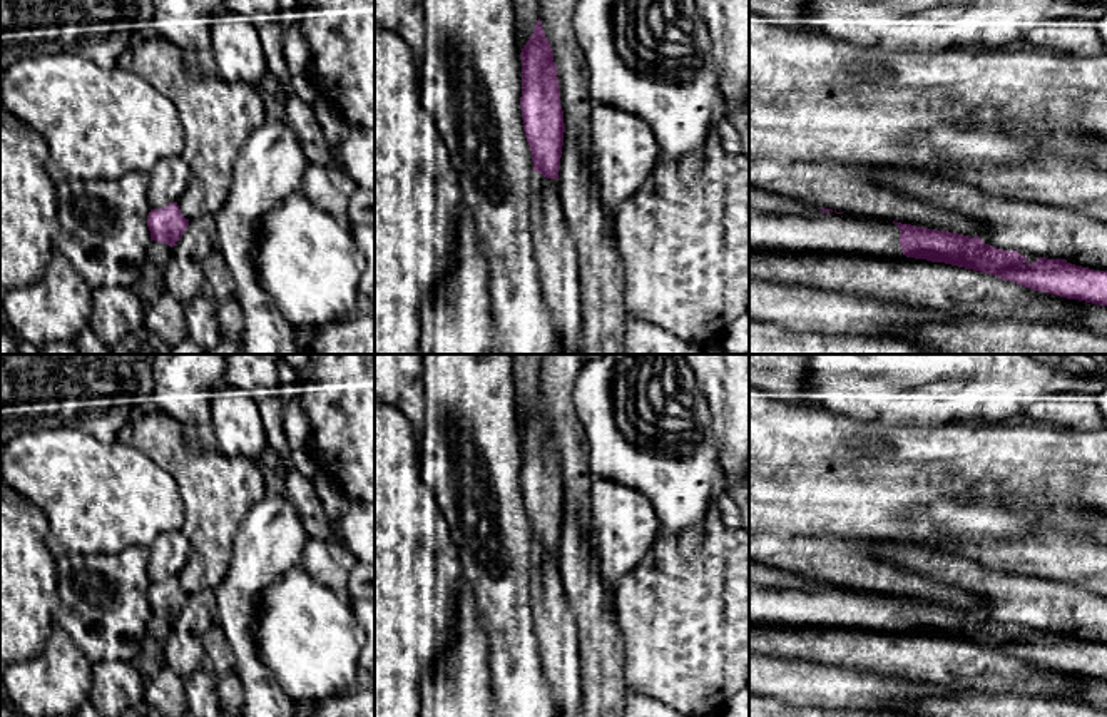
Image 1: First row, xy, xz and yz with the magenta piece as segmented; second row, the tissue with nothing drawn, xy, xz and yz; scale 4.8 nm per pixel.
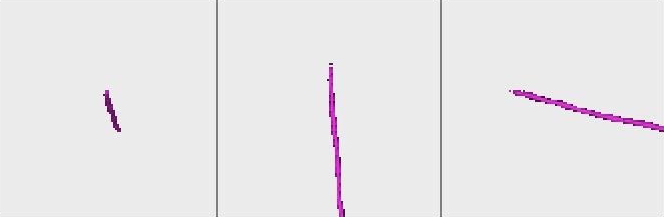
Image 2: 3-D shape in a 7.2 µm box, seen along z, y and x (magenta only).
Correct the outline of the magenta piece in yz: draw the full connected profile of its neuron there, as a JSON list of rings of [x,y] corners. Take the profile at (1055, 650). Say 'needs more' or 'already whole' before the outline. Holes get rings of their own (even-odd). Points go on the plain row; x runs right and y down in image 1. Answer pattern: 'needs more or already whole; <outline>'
already whole; [[[895,595],[893,598],[901,605],[900,620],[906,632],[973,643],[1033,665],[1107,680],[1107,645],[1047,632],[1030,638],[1030,633],[1020,627],[997,623],[978,610],[970,612]]]

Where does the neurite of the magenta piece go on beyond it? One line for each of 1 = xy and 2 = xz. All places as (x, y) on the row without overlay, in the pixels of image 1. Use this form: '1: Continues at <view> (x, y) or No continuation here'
1: No continuation here
2: No continuation here

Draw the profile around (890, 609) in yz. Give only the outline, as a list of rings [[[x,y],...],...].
[[[749,562],[749,622],[783,625],[818,625],[868,632],[905,630],[900,620],[900,602],[890,593],[823,587],[781,568]]]

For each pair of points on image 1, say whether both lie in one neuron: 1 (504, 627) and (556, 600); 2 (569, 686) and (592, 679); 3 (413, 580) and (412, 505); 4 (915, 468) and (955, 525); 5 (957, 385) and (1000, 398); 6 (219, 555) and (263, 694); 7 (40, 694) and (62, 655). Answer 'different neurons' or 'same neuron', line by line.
1: different neurons
2: different neurons
3: same neuron
4: different neurons
5: same neuron
6: different neurons
7: same neuron

